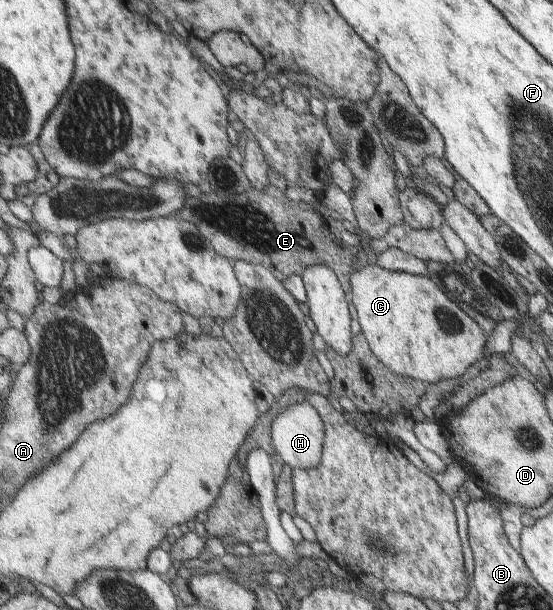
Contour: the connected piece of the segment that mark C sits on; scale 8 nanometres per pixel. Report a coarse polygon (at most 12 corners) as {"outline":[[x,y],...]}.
{"outline":[[367,264],[356,320],[389,371],[429,385],[485,357],[428,277]]}

